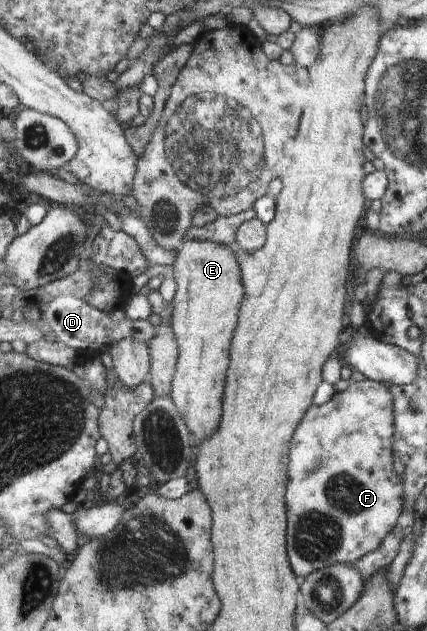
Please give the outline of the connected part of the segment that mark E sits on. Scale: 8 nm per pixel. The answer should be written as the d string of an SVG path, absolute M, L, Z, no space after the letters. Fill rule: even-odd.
M183 239L173 264L176 294L172 299L172 328L179 356L172 378L171 397L188 432L202 444L220 424L220 404L224 378L230 364L230 346L234 336L244 287L236 253L228 246L208 240Z

